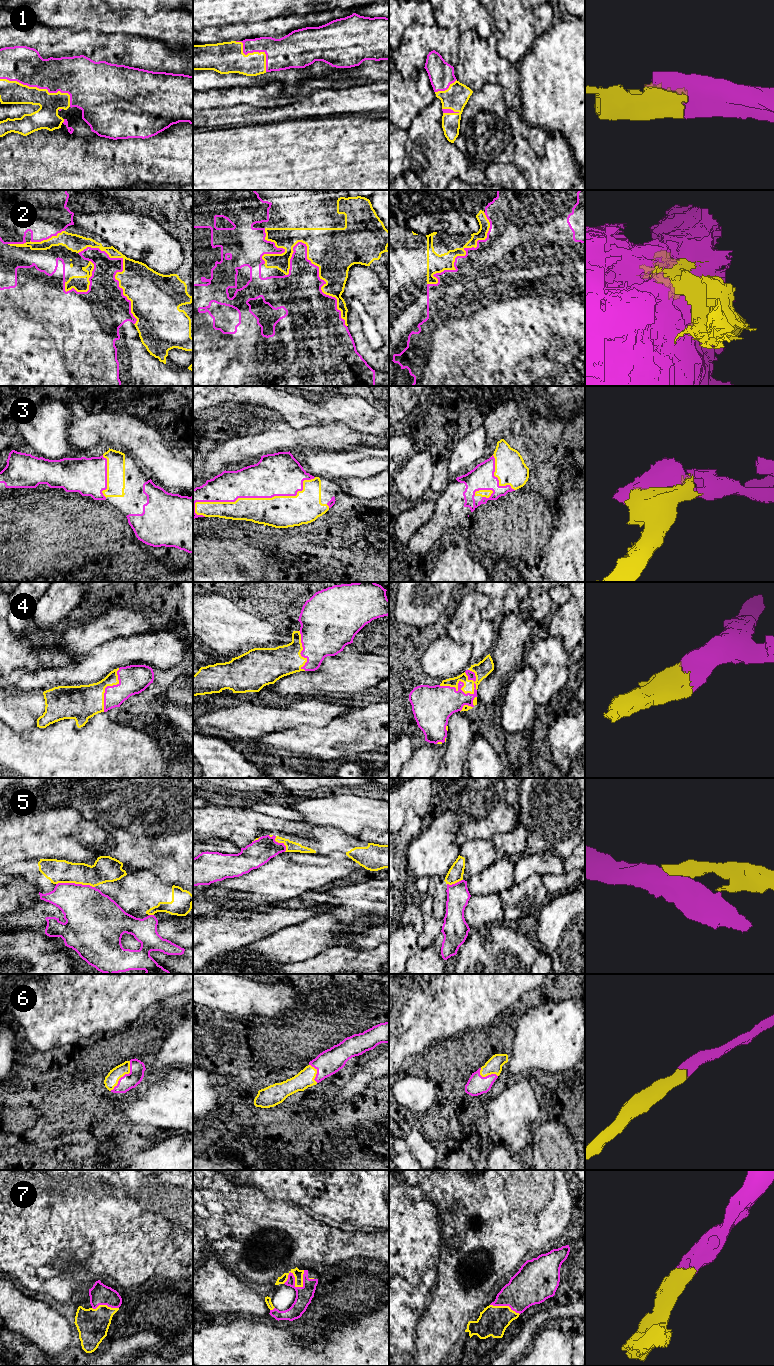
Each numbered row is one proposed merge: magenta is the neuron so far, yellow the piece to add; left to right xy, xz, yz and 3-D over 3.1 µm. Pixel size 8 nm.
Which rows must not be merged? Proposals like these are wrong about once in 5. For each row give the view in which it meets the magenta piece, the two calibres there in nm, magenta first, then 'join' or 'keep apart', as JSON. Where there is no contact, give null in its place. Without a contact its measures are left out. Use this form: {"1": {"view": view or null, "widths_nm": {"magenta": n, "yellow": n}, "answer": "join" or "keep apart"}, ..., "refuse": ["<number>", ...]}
{"1": {"view": "xy", "widths_nm": {"magenta": 300, "yellow": 190}, "answer": "join"}, "2": {"view": "xz", "widths_nm": {"magenta": 360, "yellow": 320}, "answer": "keep apart"}, "3": {"view": "xz", "widths_nm": {"magenta": 340, "yellow": 260}, "answer": "join"}, "4": {"view": "yz", "widths_nm": {"magenta": 300, "yellow": 120}, "answer": "join"}, "5": {"view": "xy", "widths_nm": {"magenta": 380, "yellow": 190}, "answer": "keep apart"}, "6": {"view": "xy", "widths_nm": {"magenta": 120, "yellow": 110}, "answer": "join"}, "7": {"view": "xz", "widths_nm": {"magenta": 140, "yellow": 80}, "answer": "join"}, "refuse": ["2", "5"]}

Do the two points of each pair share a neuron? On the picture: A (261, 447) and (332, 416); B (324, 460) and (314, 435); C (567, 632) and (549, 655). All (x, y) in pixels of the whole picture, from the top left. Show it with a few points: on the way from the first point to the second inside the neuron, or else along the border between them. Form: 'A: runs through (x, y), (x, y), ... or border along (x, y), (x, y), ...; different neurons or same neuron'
A: border along (334, 423), (302, 428), (287, 425); different neurons
B: border along (348, 449), (324, 450); different neurons
C: border along (549, 635), (559, 636), (565, 650), (569, 654); different neurons

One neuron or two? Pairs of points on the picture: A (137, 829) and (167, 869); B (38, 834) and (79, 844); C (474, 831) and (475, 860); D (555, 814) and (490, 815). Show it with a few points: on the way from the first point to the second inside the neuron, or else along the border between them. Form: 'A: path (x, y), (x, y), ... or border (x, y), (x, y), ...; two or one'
A: path (146, 839), (166, 859); one
B: path (48, 834), (65, 834), (69, 836); one
C: border (490, 838), (468, 838), (460, 846); two
D: border (517, 807), (517, 823), (509, 831), (502, 833); two

